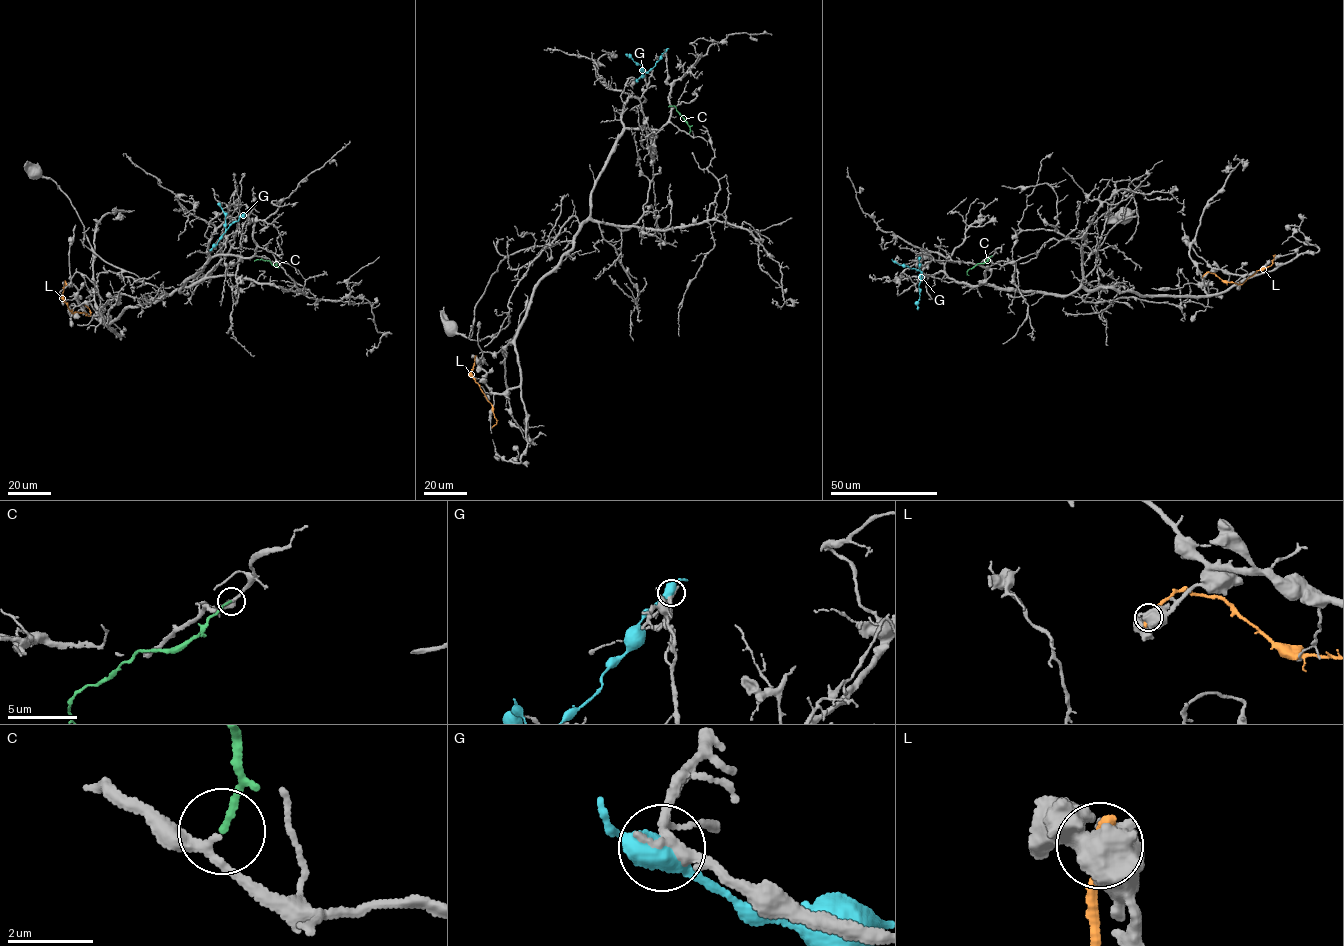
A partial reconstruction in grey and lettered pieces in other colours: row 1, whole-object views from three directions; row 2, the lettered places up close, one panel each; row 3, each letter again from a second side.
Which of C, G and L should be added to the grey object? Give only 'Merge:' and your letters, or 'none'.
Merge: C

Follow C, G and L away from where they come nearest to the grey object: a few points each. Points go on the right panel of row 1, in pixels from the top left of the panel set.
C: (992, 256), (968, 269), (968, 275)
G: (895, 261), (922, 274), (918, 309)
L: (1203, 276), (1213, 273), (1222, 280), (1242, 284), (1257, 270), (1270, 266), (1275, 254)

